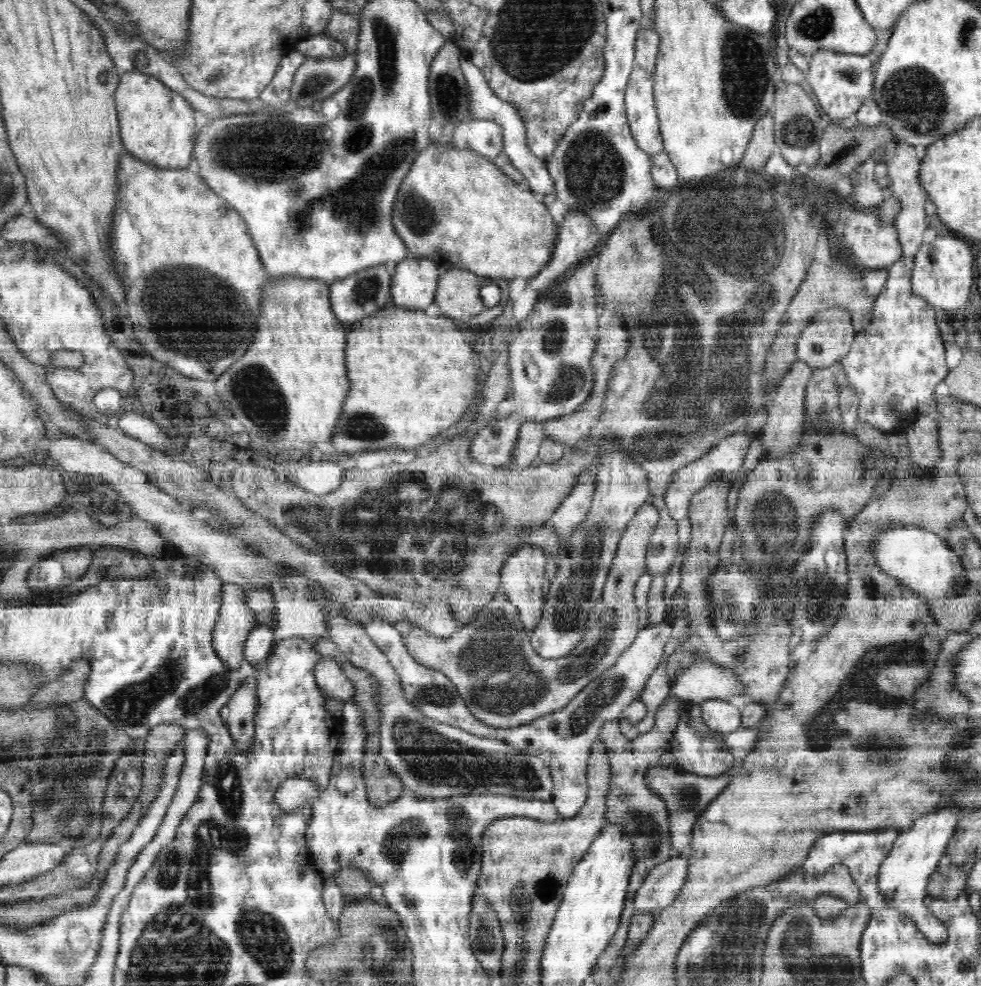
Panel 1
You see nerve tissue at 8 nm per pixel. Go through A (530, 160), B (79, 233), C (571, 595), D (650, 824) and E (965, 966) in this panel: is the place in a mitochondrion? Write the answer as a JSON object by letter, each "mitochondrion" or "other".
{"A":"other","B":"other","C":"mitochondrion","D":"mitochondrion","E":"other"}

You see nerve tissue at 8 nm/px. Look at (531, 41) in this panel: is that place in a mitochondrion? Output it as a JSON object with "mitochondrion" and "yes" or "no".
{"mitochondrion":"yes"}

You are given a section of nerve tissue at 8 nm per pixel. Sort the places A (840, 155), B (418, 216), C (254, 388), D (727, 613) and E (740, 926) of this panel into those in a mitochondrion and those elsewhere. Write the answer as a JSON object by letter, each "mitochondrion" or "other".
{"A":"other","B":"mitochondrion","C":"mitochondrion","D":"mitochondrion","E":"mitochondrion"}

